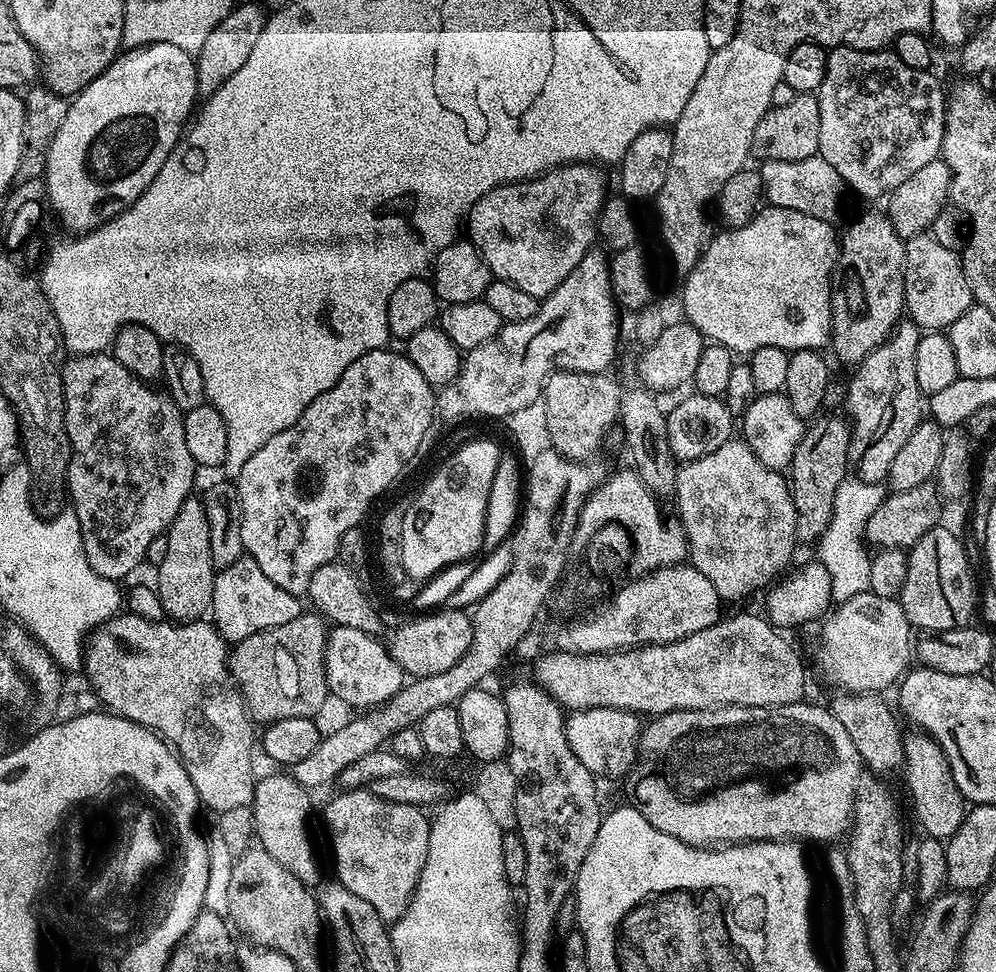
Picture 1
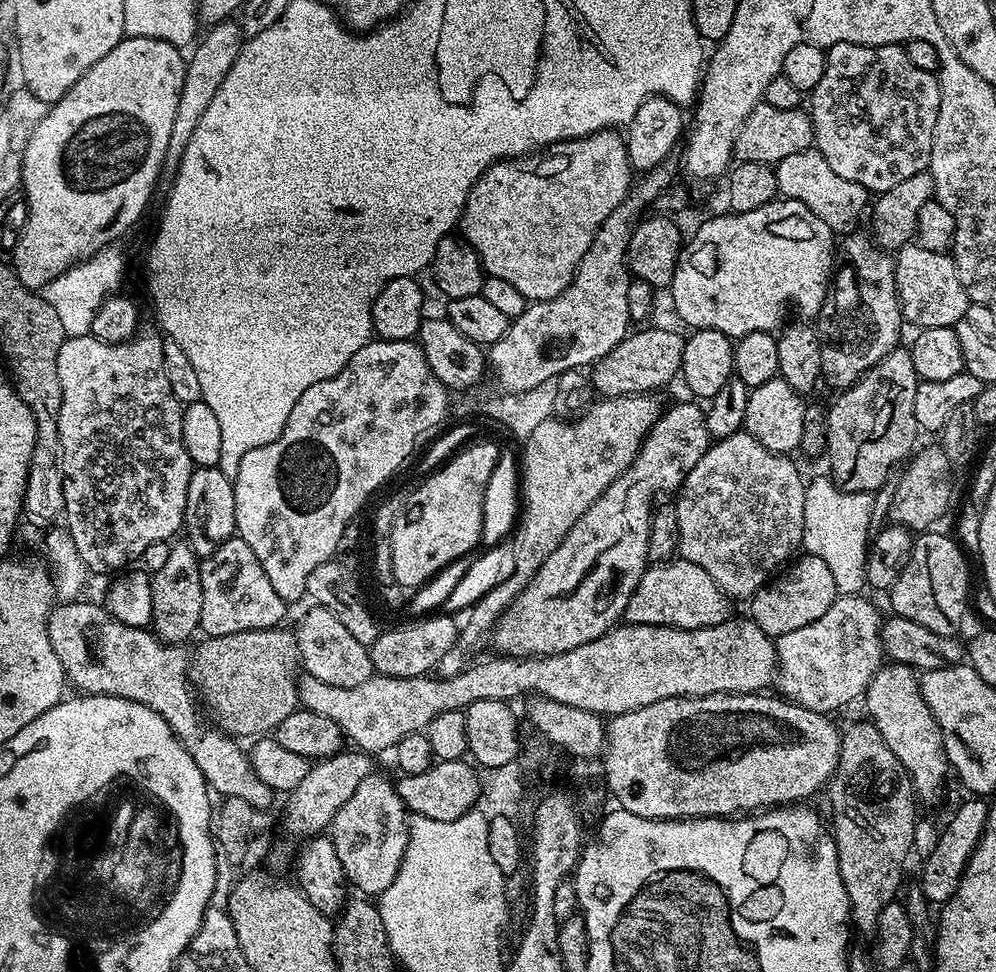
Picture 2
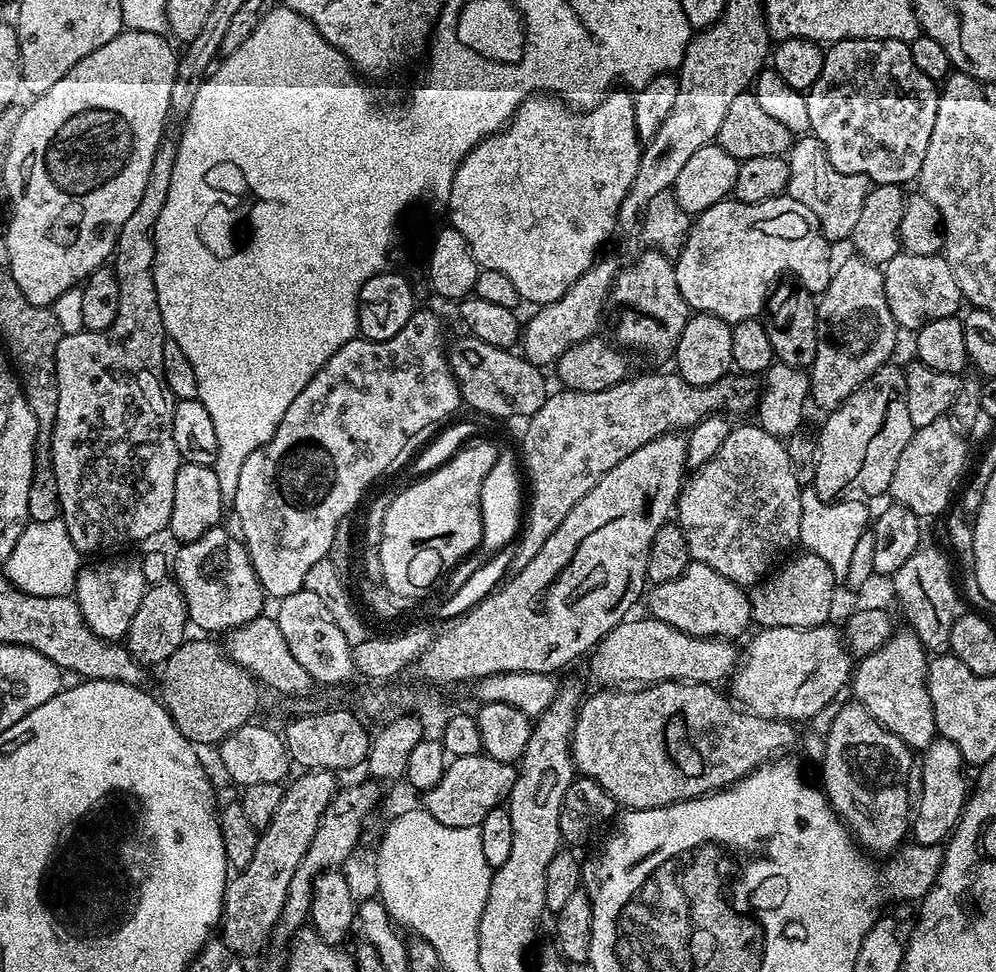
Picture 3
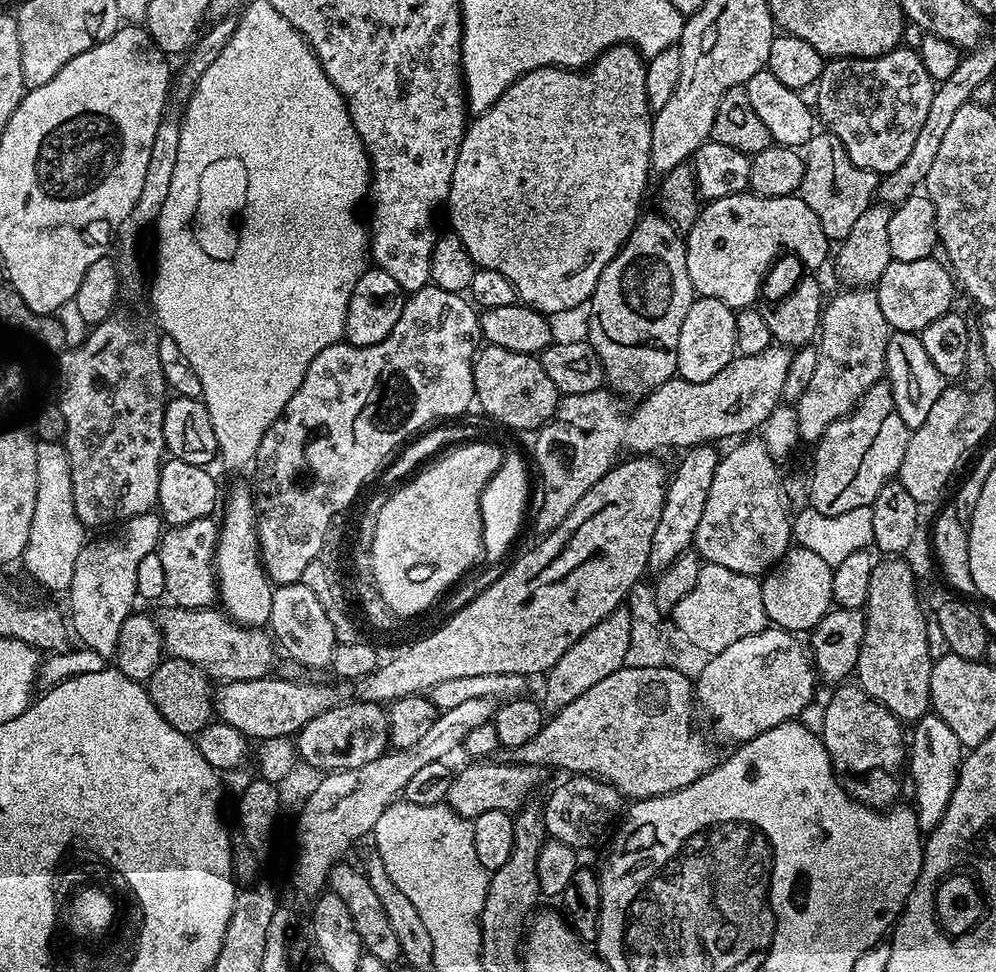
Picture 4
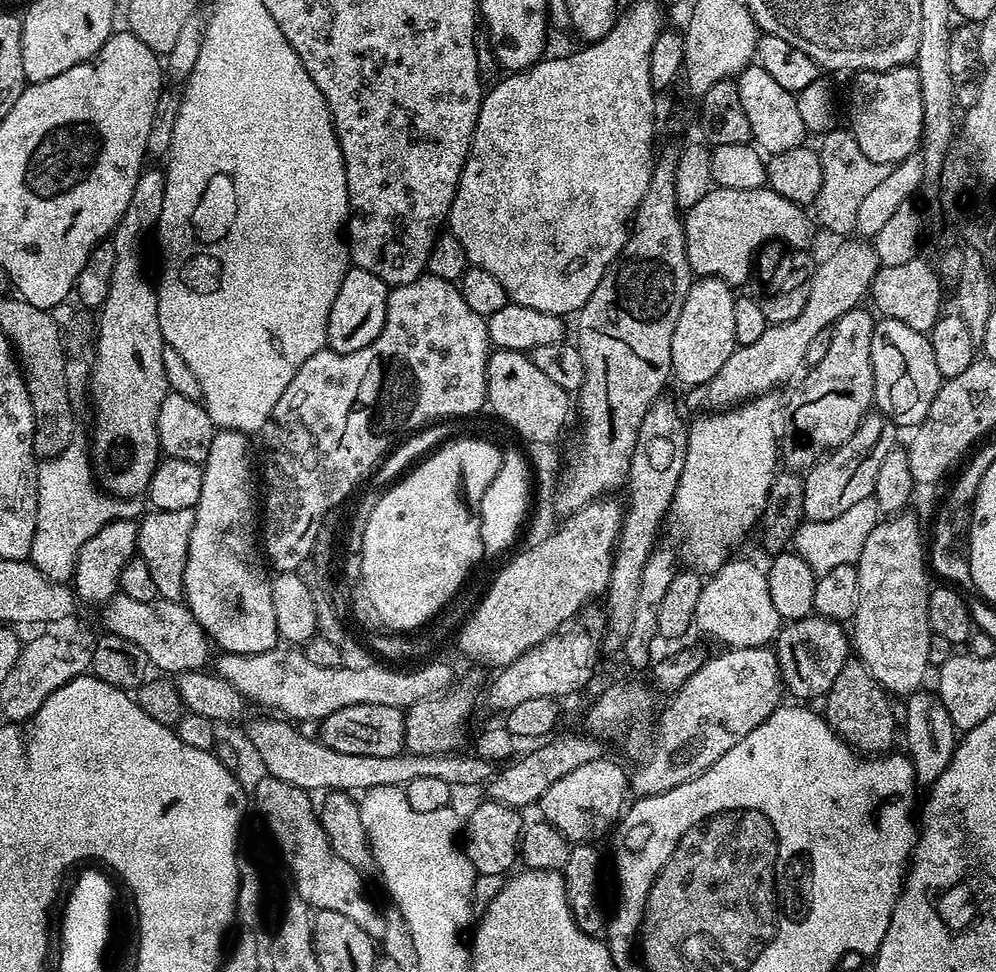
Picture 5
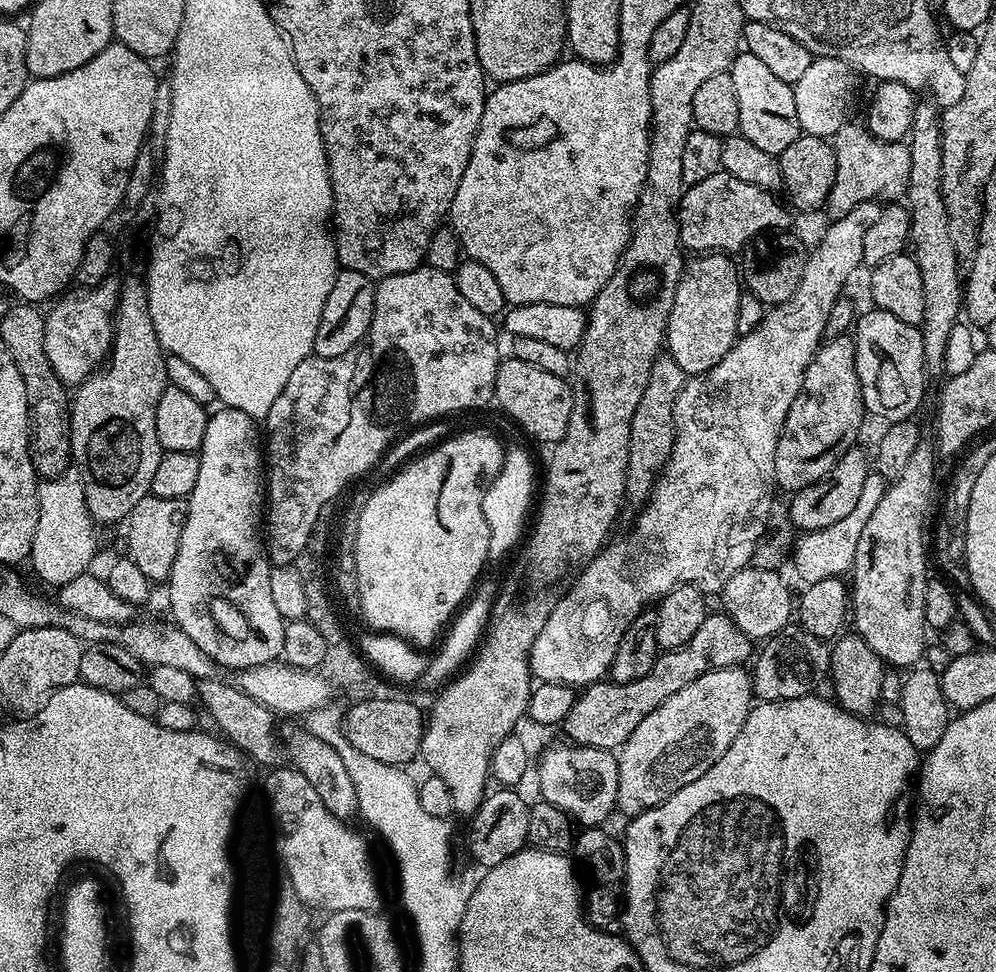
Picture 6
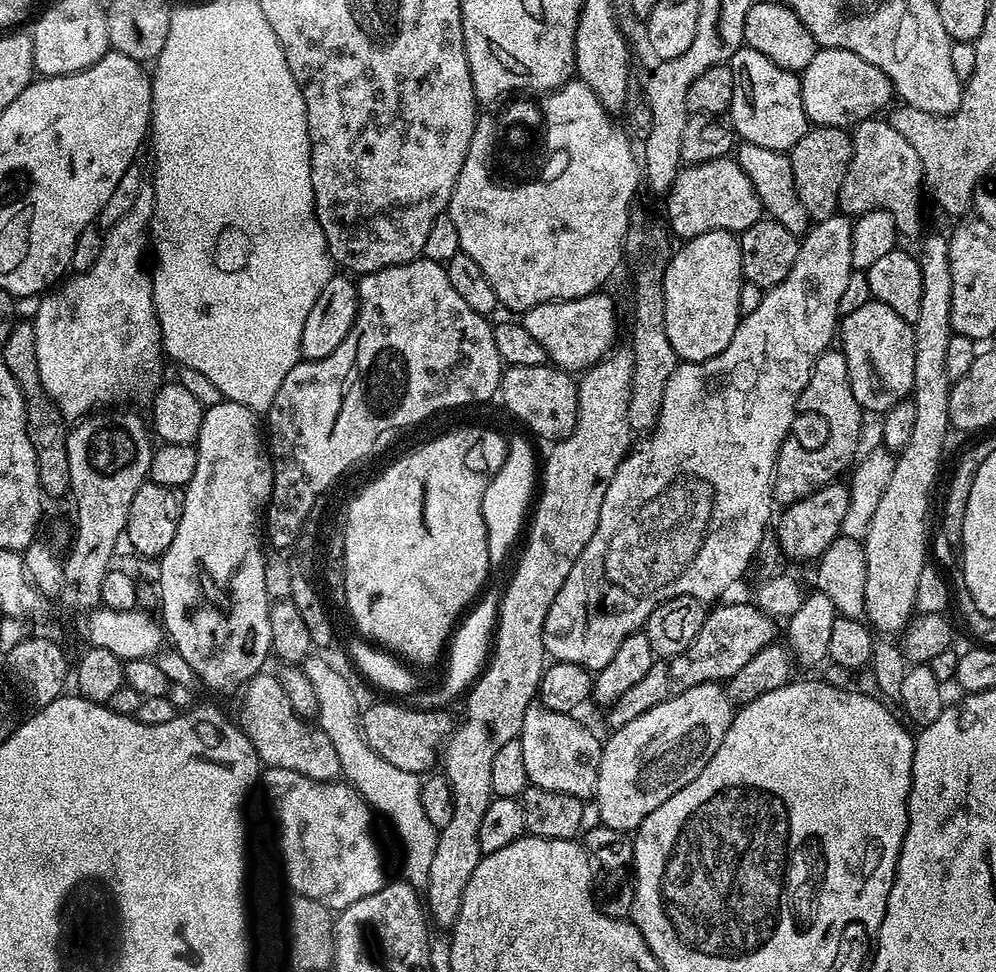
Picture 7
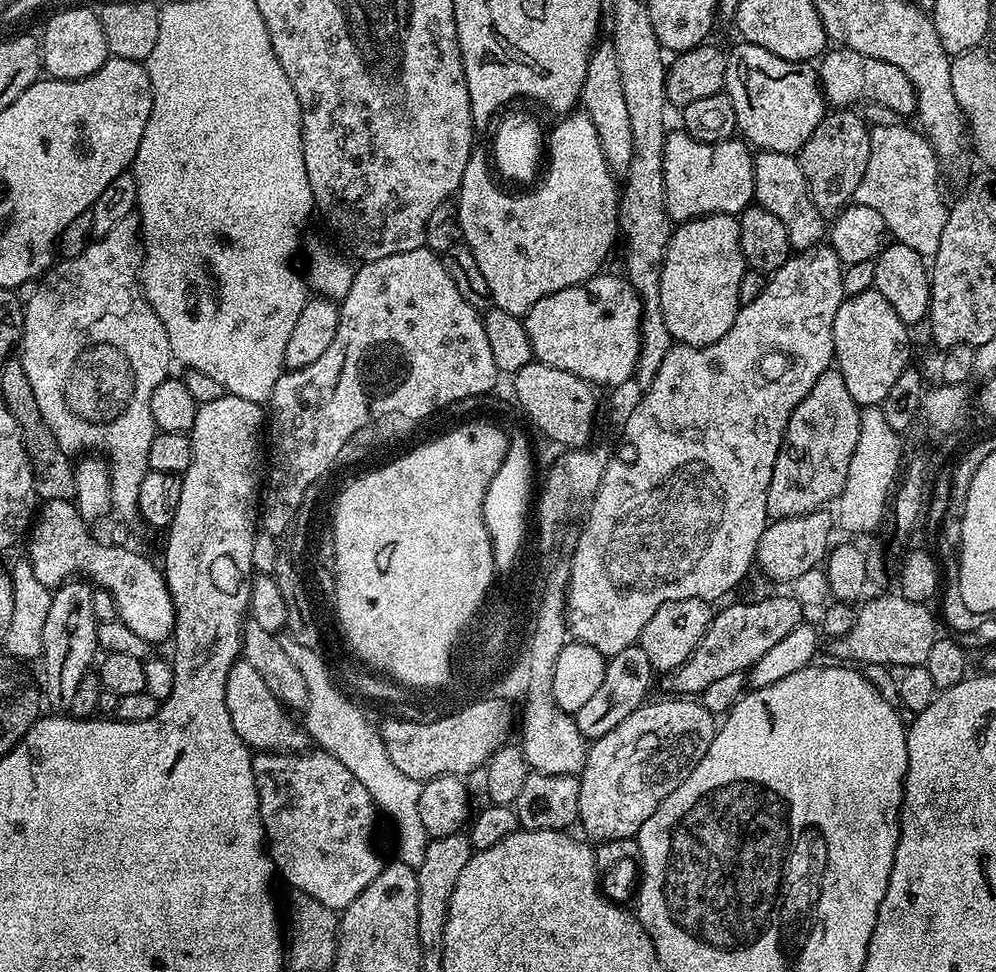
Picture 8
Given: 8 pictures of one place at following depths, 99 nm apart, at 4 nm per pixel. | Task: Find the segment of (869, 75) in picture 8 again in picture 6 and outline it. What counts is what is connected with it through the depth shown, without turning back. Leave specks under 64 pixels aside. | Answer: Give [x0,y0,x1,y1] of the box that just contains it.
[793,56,858,139]

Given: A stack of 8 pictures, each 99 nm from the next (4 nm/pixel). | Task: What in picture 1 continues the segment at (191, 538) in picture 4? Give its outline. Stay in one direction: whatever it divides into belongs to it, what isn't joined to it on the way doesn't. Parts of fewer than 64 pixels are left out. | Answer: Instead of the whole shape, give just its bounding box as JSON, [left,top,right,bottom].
[210,554,302,642]

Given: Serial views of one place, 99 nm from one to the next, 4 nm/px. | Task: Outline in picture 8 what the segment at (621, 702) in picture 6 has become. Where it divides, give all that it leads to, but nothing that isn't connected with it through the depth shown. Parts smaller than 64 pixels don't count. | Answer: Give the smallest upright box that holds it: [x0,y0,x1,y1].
[663,594,806,698]

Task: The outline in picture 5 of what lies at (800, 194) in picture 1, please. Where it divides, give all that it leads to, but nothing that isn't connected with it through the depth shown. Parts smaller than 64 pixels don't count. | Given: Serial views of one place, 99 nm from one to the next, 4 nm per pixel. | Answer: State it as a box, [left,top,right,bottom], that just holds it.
[814,126,890,238]

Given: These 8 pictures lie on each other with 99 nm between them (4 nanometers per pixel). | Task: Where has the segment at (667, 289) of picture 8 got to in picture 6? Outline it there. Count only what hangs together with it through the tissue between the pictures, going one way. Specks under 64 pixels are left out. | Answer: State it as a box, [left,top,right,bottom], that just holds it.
[666,254,742,377]

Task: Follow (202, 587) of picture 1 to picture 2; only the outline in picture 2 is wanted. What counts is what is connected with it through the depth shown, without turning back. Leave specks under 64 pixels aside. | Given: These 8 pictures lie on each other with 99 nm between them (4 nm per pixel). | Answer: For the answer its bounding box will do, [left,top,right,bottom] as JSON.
[151,543,202,645]

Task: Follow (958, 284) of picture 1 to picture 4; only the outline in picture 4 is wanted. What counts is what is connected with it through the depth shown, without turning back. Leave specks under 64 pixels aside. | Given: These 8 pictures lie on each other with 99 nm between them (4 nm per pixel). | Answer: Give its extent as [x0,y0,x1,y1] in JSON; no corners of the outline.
[874,258,958,334]

